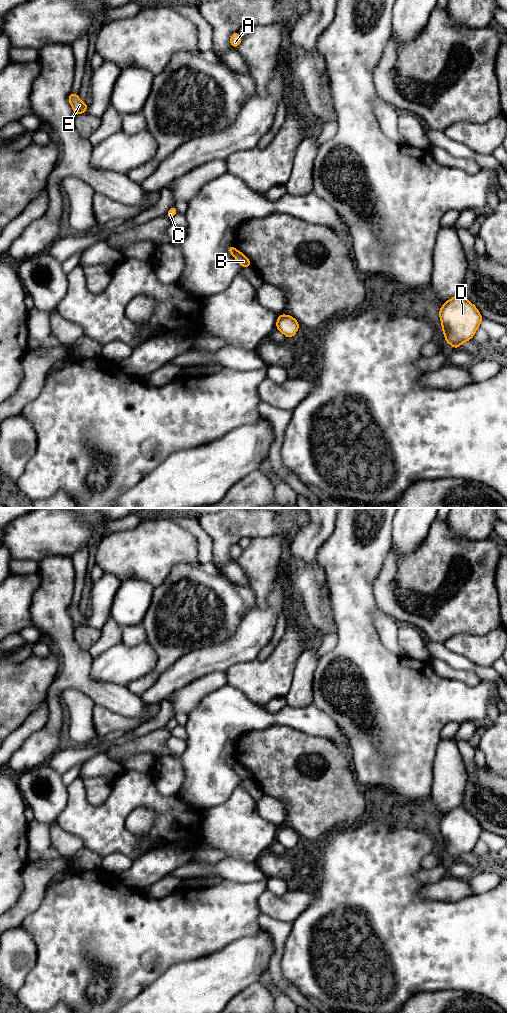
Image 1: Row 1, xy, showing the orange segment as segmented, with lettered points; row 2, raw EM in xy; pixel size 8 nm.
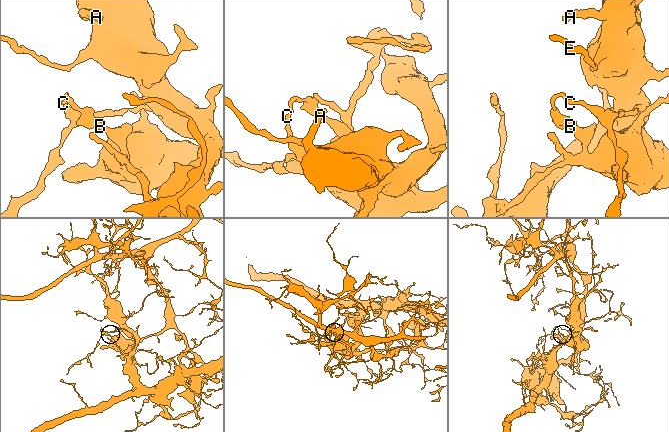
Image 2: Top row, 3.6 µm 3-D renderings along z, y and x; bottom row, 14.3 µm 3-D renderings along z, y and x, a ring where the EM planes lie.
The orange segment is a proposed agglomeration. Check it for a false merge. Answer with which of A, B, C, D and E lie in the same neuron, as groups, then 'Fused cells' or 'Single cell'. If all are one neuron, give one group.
Groups: A C D E / B. Fused cells

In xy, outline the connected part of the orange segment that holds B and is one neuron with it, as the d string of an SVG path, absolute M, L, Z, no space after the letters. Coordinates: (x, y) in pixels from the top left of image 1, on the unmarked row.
M235 761L233 769L242 778L242 780L252 779L251 773L239 762Z

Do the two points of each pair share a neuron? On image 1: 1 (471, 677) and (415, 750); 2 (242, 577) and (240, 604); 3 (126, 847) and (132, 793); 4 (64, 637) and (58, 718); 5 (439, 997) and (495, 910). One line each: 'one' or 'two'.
1: two
2: two
3: one
4: one
5: two

